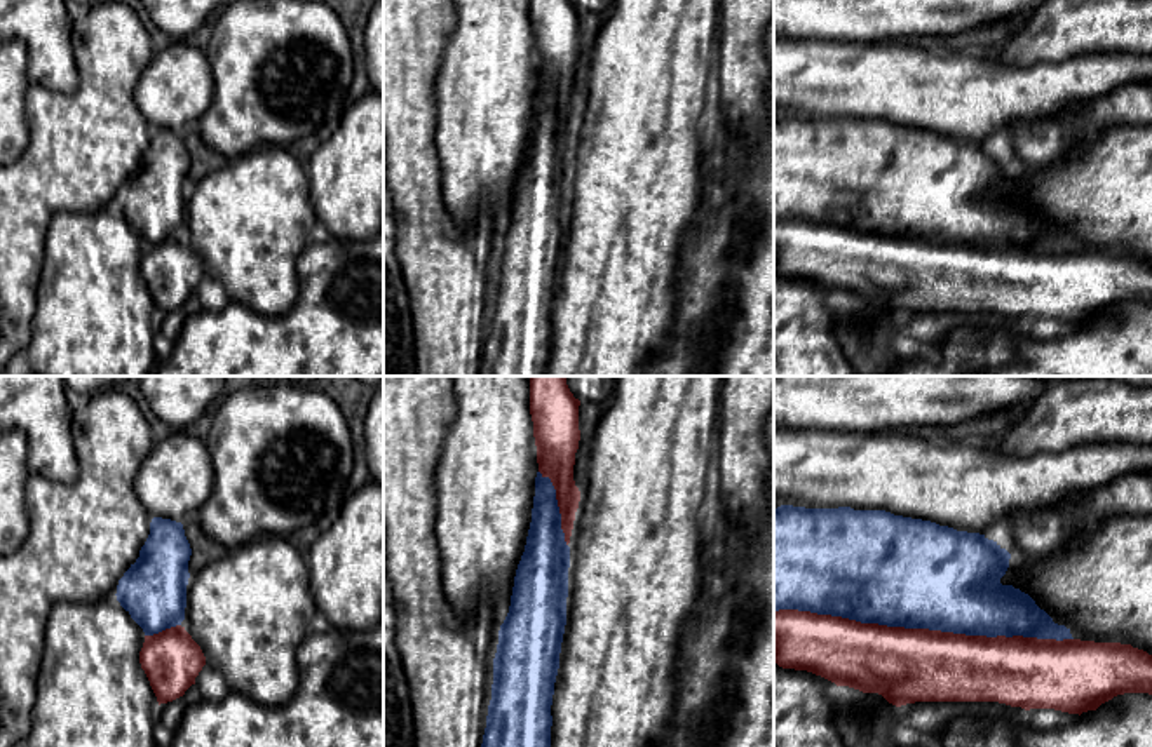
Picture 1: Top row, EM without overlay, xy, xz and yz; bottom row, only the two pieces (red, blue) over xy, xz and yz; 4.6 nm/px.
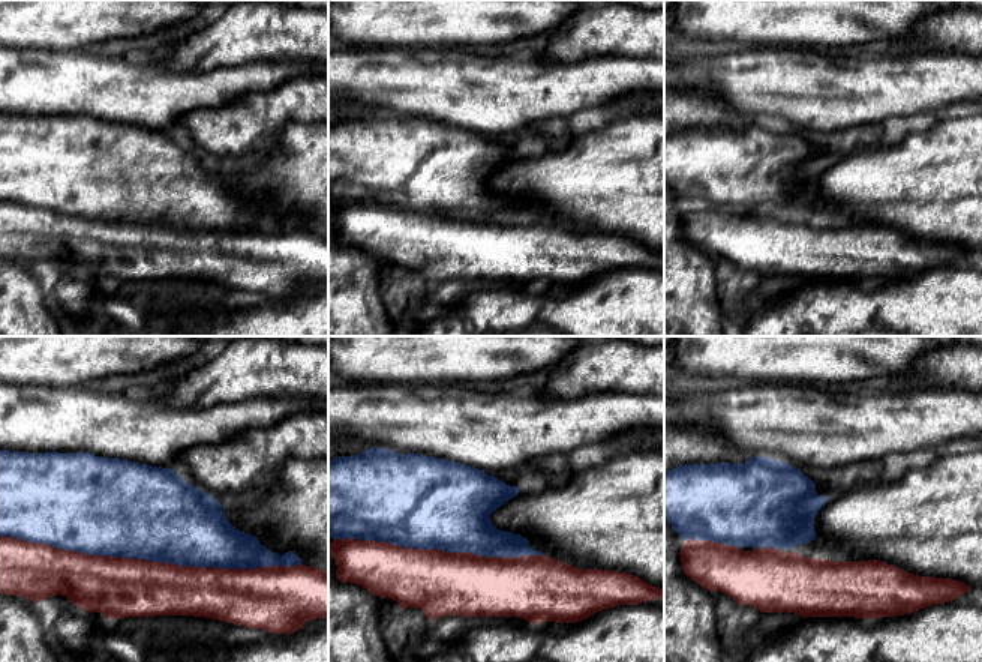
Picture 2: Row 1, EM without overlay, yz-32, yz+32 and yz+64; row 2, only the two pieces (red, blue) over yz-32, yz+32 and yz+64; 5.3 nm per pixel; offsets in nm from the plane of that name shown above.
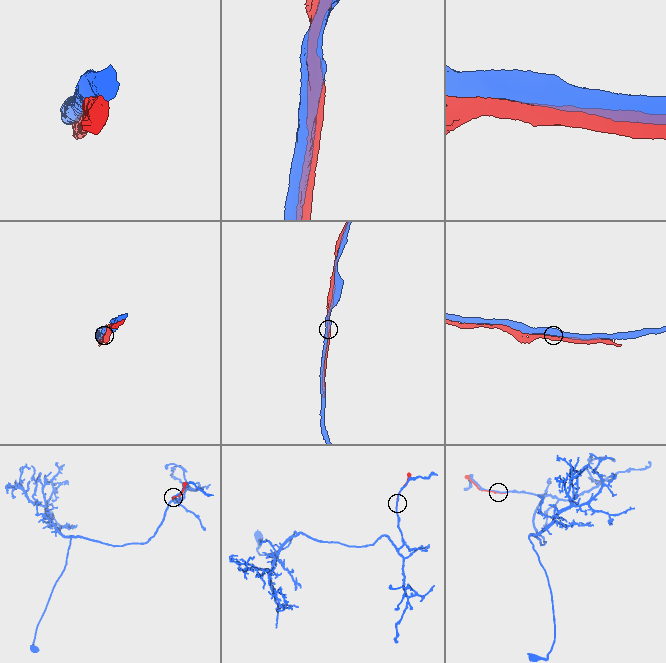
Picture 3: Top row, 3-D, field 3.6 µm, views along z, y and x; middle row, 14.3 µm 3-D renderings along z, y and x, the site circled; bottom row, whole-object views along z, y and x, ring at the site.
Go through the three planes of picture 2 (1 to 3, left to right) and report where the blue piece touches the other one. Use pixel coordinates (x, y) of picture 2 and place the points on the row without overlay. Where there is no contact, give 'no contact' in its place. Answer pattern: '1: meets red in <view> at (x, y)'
1: meets red in yz-32 at (152, 225)
2: meets red in yz+32 at (438, 213)
3: meets red in yz+64 at (709, 204)

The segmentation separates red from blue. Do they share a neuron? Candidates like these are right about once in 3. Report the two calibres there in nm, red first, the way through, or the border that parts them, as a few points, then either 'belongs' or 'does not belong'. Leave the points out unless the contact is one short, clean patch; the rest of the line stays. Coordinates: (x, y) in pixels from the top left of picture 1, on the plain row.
340/500 nm | does not belong

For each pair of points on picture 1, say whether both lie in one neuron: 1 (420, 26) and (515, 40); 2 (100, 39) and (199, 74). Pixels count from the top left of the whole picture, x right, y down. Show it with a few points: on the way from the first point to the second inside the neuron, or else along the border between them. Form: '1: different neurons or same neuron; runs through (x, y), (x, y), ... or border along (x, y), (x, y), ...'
1: different neurons; border along (455, 18), (440, 72)
2: different neurons; border along (154, 53), (133, 94)

